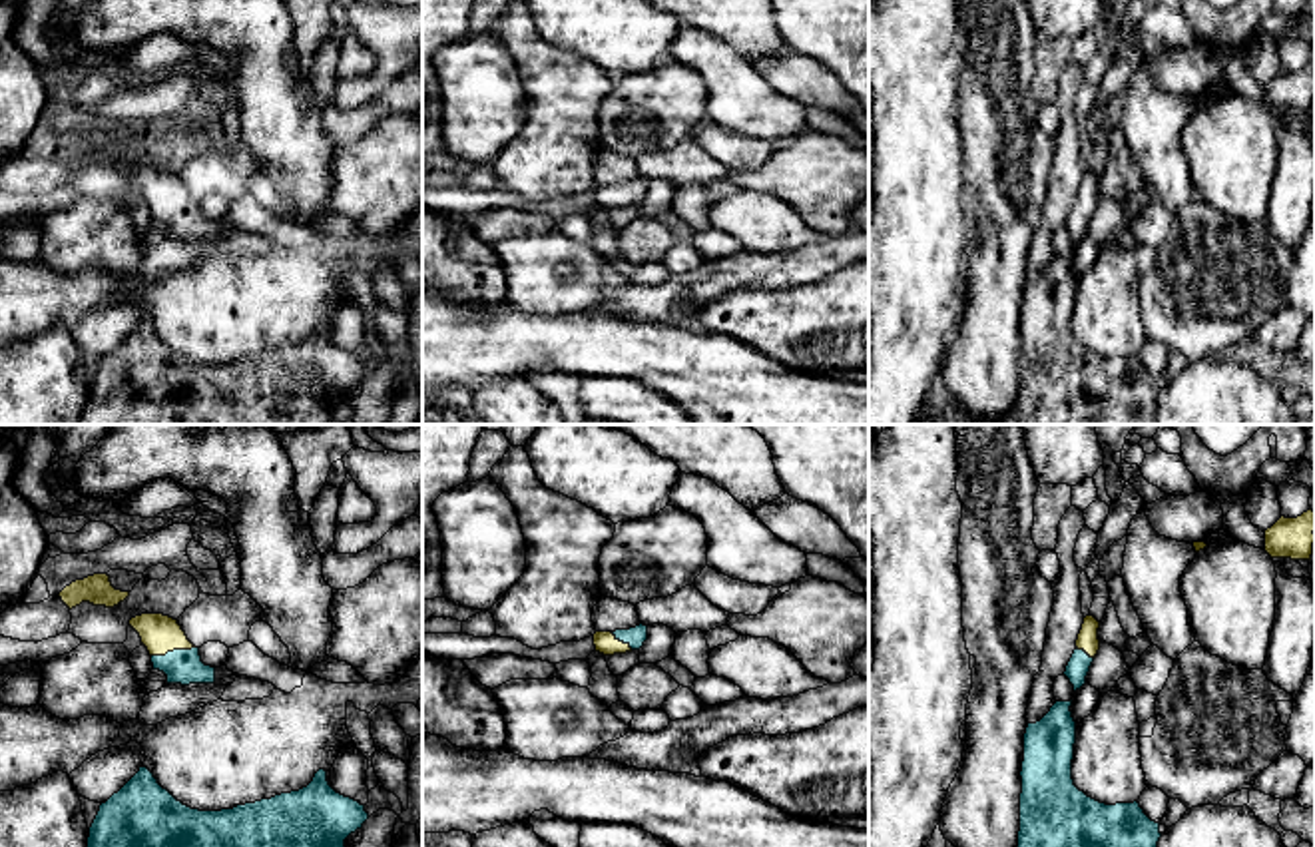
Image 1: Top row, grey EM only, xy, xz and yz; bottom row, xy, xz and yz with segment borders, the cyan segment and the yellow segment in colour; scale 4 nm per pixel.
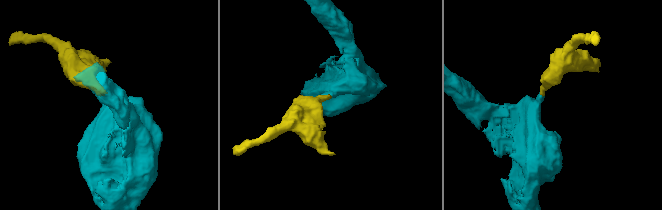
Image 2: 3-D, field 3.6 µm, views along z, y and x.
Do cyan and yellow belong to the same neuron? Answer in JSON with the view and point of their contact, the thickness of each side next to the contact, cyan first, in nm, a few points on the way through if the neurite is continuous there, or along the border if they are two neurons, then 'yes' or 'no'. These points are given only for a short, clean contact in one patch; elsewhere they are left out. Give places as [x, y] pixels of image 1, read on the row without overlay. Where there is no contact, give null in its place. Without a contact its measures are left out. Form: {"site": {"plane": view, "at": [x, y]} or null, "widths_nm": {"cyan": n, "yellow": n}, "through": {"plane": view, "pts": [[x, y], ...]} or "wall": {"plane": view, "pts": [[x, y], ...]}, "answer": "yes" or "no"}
{"site": {"plane": "xy", "at": [174, 204]}, "widths_nm": {"cyan": 140, "yellow": 160}, "through": {"plane": "xy", "pts": [[182, 220], [174, 204], [160, 188]]}, "answer": "yes"}

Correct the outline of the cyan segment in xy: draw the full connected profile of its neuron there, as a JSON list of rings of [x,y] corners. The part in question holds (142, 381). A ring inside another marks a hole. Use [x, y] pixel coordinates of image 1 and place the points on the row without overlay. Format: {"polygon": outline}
{"polygon": [[[139,321],[100,359],[80,424],[355,424],[345,393],[367,373],[365,359],[337,347],[325,323],[299,345],[199,365],[177,355],[147,321]]]}

